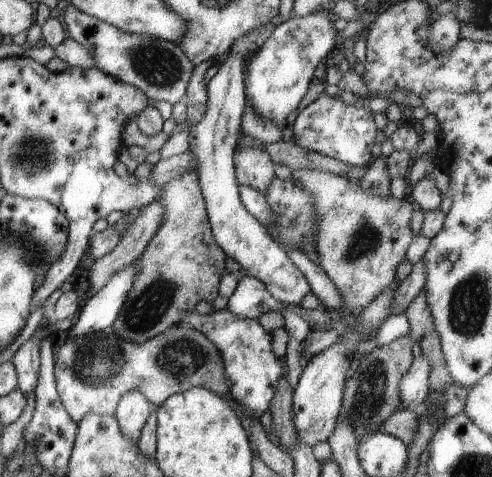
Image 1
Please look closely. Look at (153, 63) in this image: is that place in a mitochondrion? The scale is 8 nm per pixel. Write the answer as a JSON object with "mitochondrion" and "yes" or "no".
{"mitochondrion":"yes"}

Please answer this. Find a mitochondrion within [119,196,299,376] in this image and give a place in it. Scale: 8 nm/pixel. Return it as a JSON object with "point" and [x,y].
{"point":[150,304]}

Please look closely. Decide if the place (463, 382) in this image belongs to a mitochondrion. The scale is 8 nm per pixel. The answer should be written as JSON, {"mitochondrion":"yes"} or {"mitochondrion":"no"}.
{"mitochondrion":"no"}

